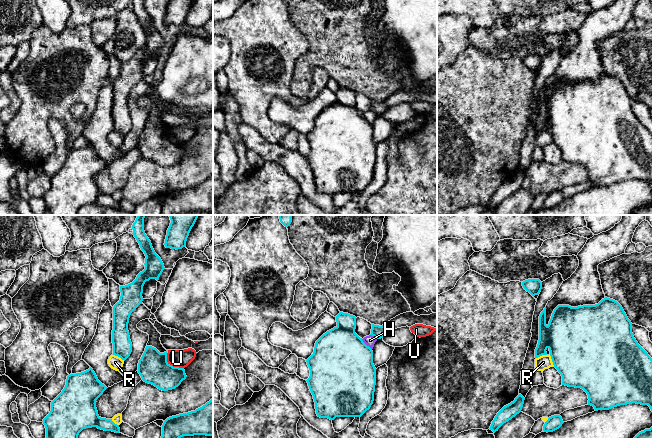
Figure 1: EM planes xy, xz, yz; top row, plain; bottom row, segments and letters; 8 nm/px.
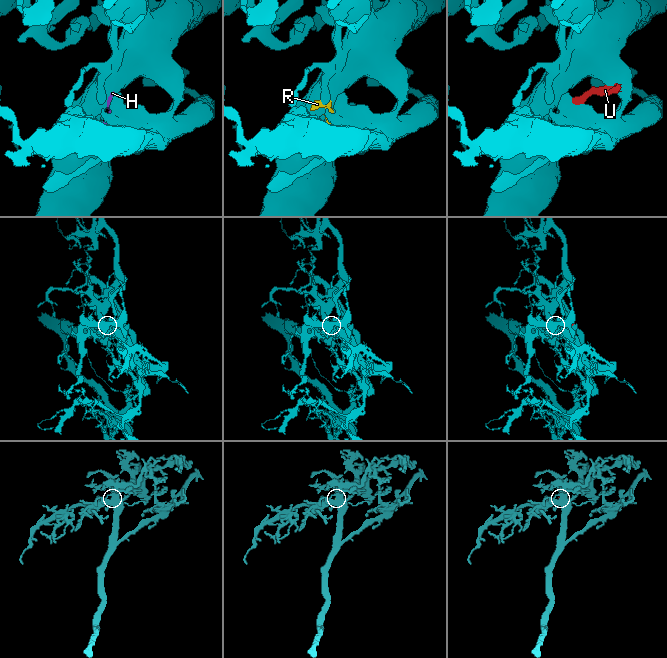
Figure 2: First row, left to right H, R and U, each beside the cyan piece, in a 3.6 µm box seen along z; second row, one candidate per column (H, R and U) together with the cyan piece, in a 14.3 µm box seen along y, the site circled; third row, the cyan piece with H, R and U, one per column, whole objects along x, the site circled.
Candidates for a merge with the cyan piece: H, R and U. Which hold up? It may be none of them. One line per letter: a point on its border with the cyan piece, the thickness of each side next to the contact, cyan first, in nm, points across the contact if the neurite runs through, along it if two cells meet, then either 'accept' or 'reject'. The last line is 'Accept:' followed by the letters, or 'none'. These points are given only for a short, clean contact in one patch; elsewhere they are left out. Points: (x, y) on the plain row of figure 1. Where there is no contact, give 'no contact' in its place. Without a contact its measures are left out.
H: xz (365, 120) | 500/90 nm | accept
R: yz (552, 137) | 500/120 nm | along yz (549, 131), (554, 142) | reject
U: xy (171, 141) | 240/140 nm | reject
Accept: H

